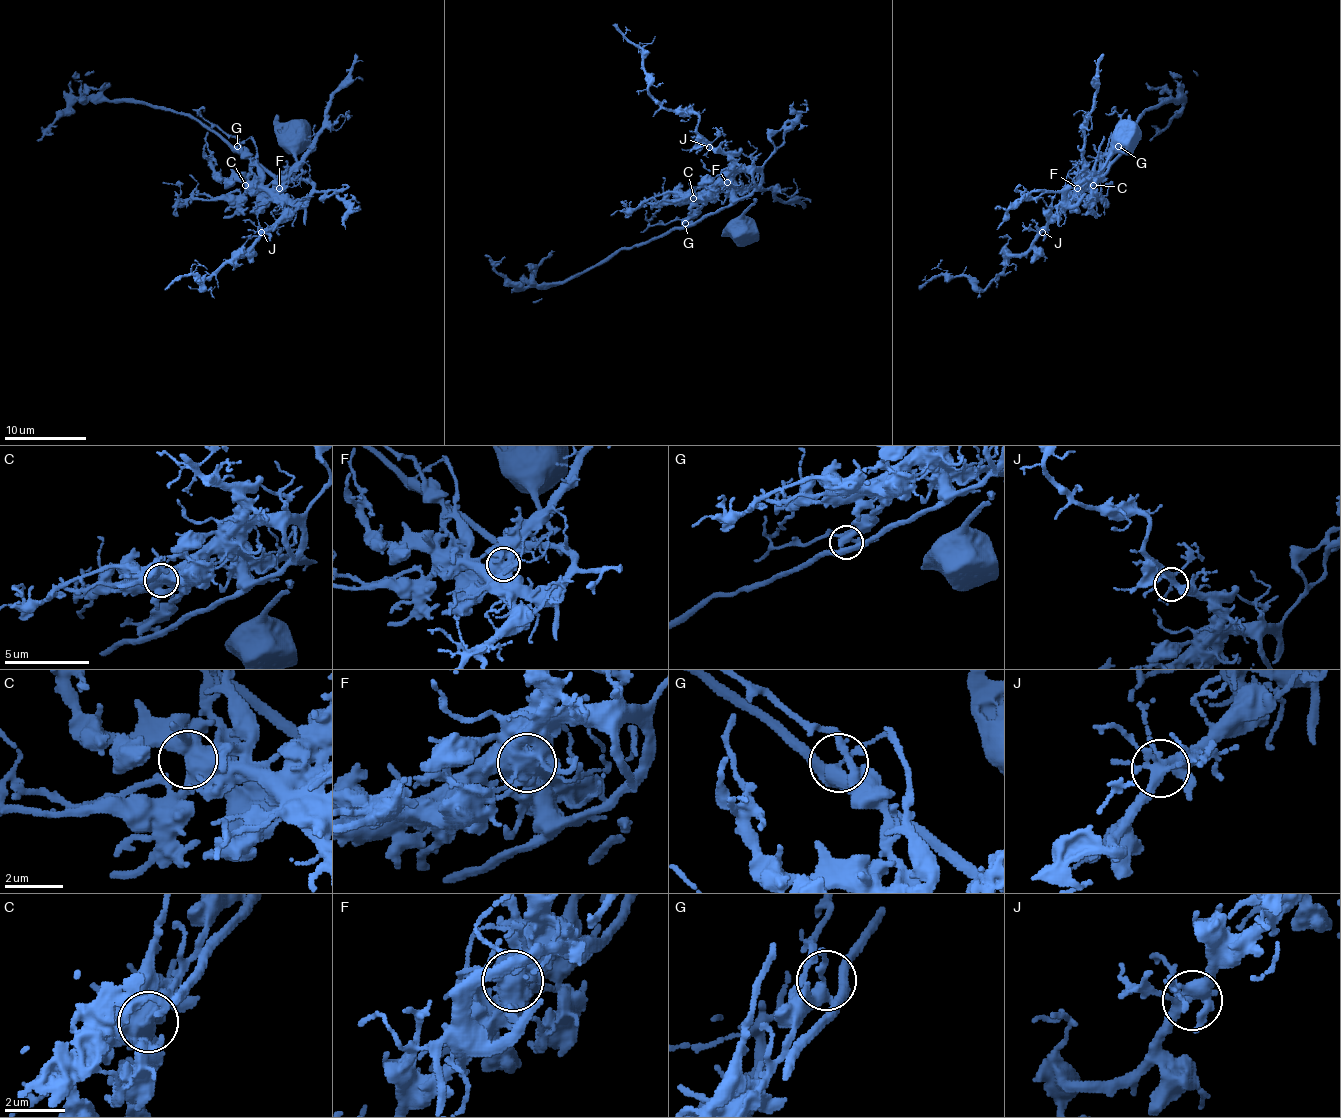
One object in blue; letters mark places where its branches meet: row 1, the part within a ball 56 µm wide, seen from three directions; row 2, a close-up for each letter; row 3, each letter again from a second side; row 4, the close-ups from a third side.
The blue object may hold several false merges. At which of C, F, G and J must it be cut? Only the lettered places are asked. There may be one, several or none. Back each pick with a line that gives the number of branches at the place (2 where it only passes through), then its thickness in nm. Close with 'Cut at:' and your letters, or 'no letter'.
F: 4 branches meet; 650 nm thick
Cut at: F

